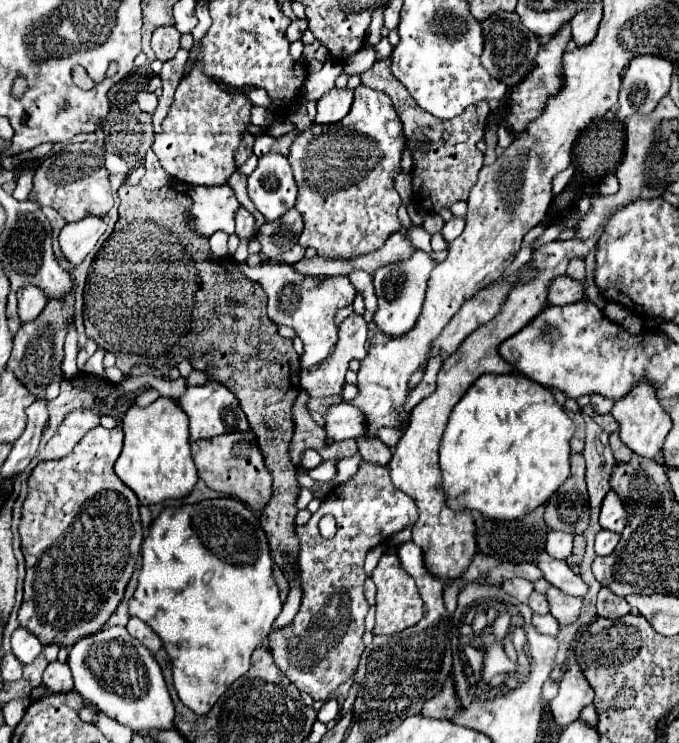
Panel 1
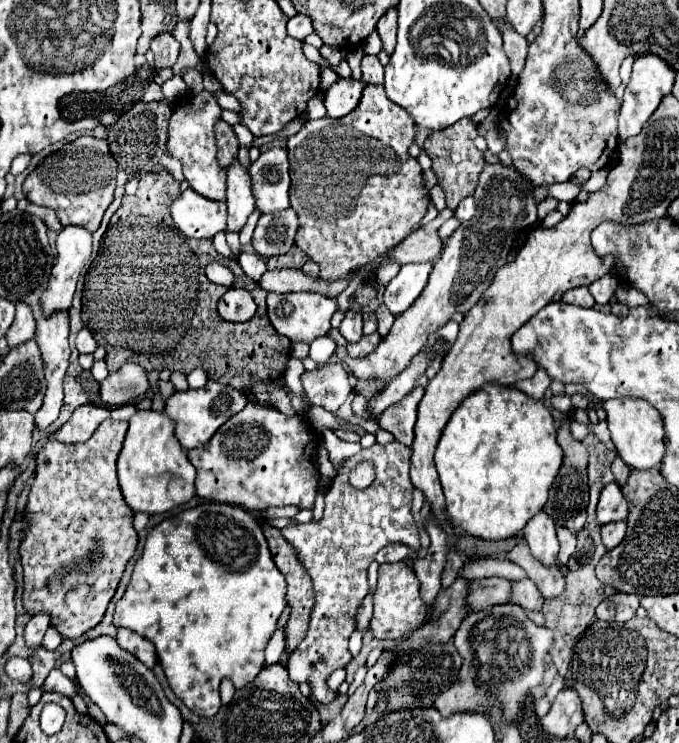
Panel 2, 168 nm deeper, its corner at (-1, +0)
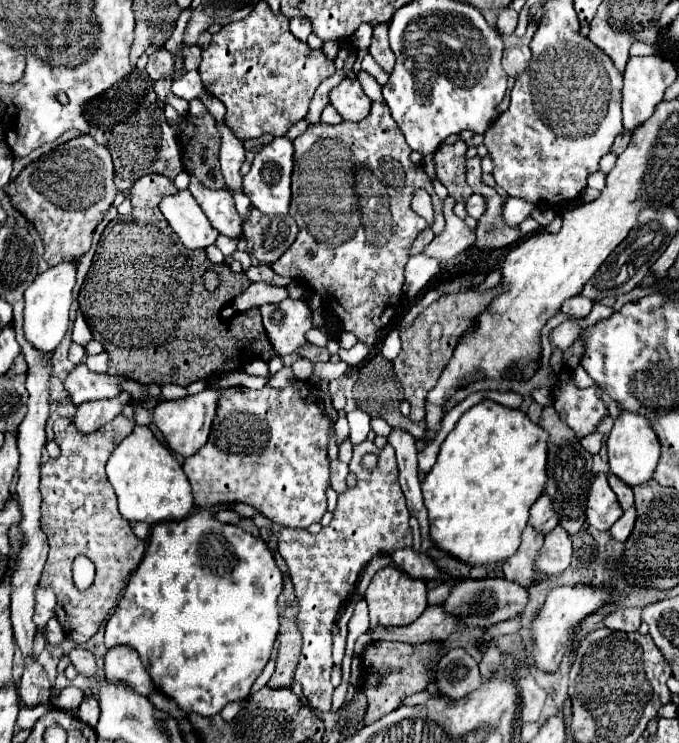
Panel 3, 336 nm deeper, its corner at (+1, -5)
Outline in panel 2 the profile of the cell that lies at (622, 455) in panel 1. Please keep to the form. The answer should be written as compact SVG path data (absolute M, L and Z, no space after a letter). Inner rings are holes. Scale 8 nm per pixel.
M616 455L614 463L612 463L612 473L614 473L614 477L616 477L616 483L618 483L618 485L624 485L624 483L626 483L626 479L628 479L630 471L632 471L632 469L630 469L626 463L622 463L622 459Z

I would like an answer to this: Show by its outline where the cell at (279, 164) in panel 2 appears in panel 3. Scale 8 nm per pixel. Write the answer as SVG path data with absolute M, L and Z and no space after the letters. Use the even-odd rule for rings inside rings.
M286 137L274 138L274 144L266 144L260 152L256 152L250 172L243 177L242 186L248 194L250 202L264 214L288 214L292 192L290 192L290 174L293 172L294 162L293 141ZM290 168L290 172L282 170ZM284 174L284 176L282 176Z

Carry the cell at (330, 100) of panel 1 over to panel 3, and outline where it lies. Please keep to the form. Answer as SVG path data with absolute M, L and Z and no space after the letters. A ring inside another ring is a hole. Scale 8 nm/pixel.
M344 78L332 92L330 92L330 104L338 110L338 114L344 120L360 122L368 116L372 100L362 90L362 84L358 78Z

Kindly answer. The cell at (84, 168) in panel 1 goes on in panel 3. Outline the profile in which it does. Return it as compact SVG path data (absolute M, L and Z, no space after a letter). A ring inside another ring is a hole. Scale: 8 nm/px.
M80 134L30 162L18 178L10 180L2 190L10 196L12 206L38 230L48 266L60 264L62 260L78 262L90 250L92 234L118 194L110 152L88 134Z

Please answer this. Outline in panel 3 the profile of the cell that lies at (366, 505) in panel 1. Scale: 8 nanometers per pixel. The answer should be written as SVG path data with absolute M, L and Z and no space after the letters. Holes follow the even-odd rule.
M370 440L360 442L358 446L354 446L350 472L356 474L358 486L348 488L338 496L338 506L328 526L324 526L318 534L308 534L306 530L292 528L286 528L278 534L278 552L288 564L290 580L294 584L294 594L298 600L296 624L302 632L302 654L294 680L302 684L310 708L318 712L328 712L332 704L332 628L342 604L346 604L350 592L354 592L358 578L372 556L382 552L390 554L398 548L412 546L412 532L408 524L410 512L398 484L394 448L386 444L384 450L378 450ZM364 454L378 454L378 462L372 470L366 470L362 466Z

